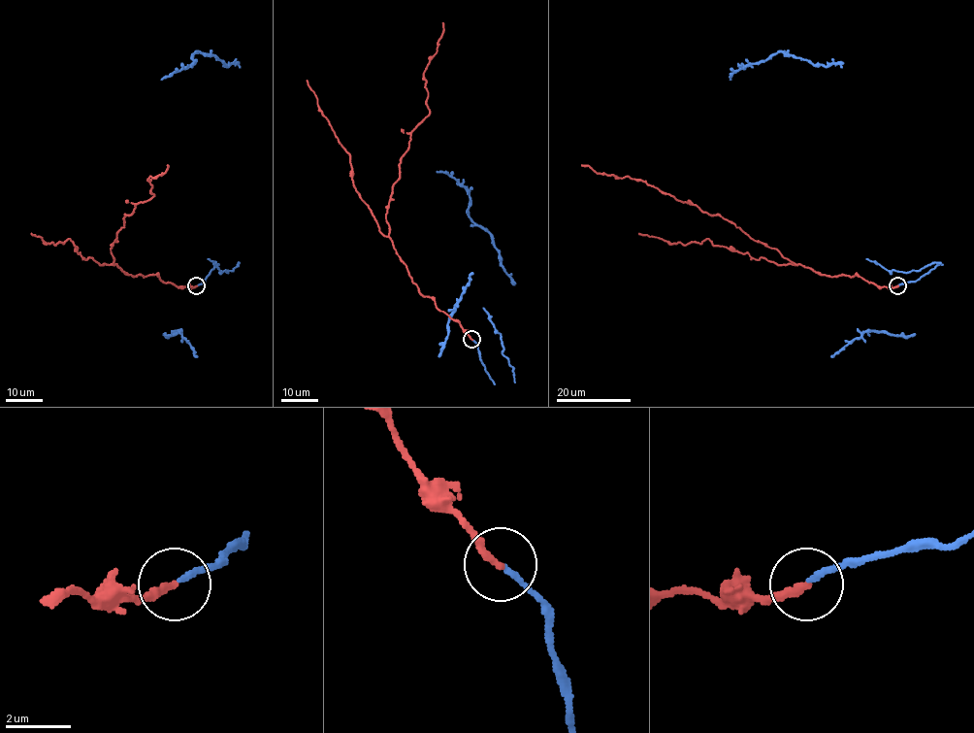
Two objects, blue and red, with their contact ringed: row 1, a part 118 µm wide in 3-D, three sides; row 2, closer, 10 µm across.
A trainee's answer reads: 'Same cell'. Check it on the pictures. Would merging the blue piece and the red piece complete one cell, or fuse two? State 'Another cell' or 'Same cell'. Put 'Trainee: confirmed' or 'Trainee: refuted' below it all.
Same cell
Trainee: confirmed

